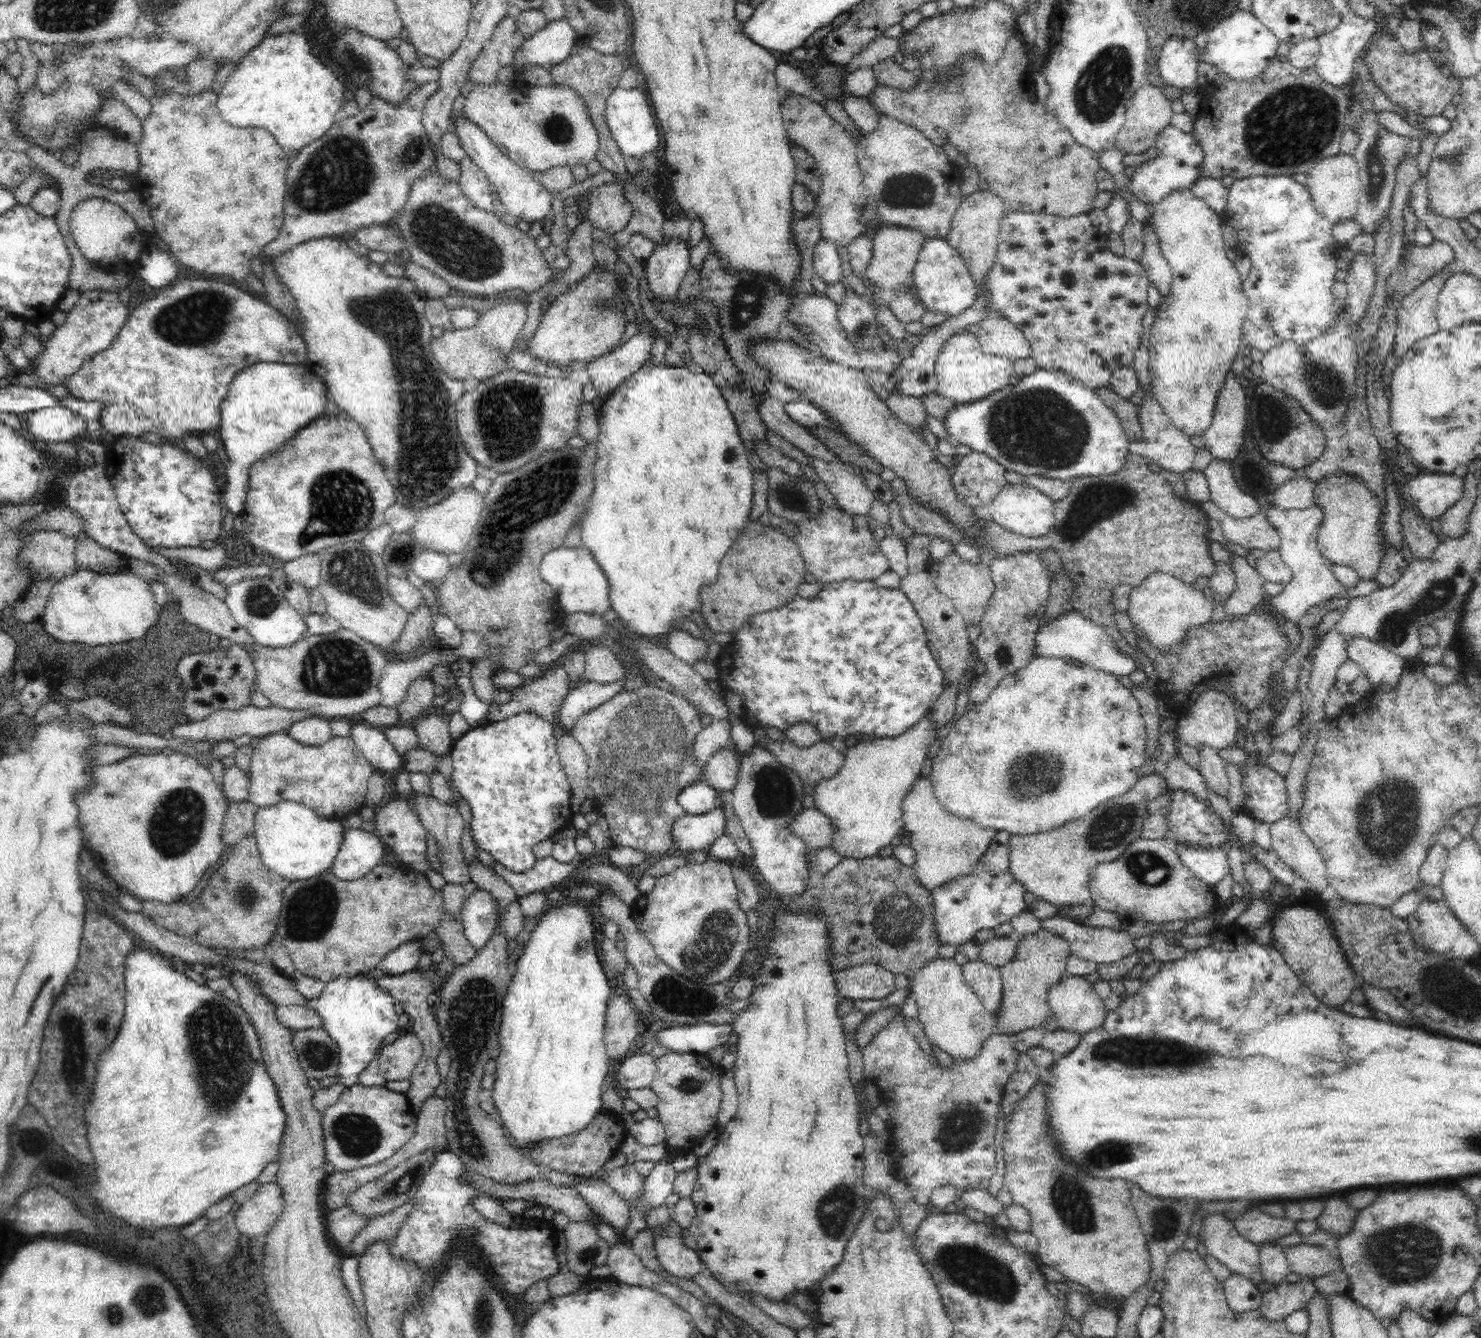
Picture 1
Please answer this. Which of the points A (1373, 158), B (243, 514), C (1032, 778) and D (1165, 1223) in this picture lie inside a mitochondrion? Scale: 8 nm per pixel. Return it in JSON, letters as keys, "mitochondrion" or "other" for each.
{"A":"mitochondrion","B":"other","C":"mitochondrion","D":"mitochondrion"}

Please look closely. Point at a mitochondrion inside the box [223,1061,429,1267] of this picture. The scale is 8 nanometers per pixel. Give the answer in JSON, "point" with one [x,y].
{"point":[358,1135]}

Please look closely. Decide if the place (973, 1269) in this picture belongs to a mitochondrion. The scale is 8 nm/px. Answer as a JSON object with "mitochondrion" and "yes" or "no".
{"mitochondrion":"yes"}

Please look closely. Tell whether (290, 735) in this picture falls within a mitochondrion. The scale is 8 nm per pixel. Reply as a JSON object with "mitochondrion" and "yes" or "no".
{"mitochondrion":"no"}

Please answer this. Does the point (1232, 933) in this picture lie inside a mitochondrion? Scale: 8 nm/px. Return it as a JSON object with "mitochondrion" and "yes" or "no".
{"mitochondrion":"no"}

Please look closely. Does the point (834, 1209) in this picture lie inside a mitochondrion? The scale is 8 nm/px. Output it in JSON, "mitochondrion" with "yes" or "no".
{"mitochondrion":"yes"}

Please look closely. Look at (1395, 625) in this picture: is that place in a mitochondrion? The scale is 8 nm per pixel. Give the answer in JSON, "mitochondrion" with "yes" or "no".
{"mitochondrion":"yes"}

